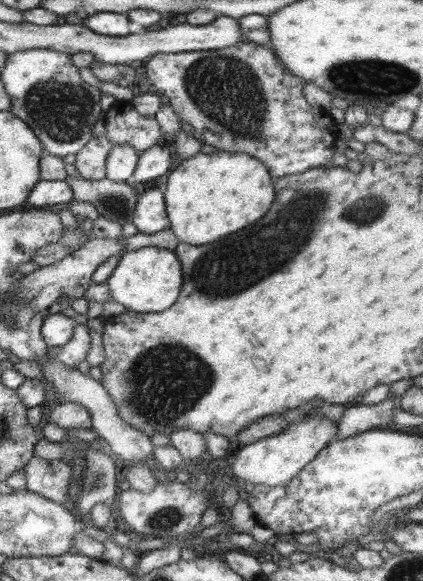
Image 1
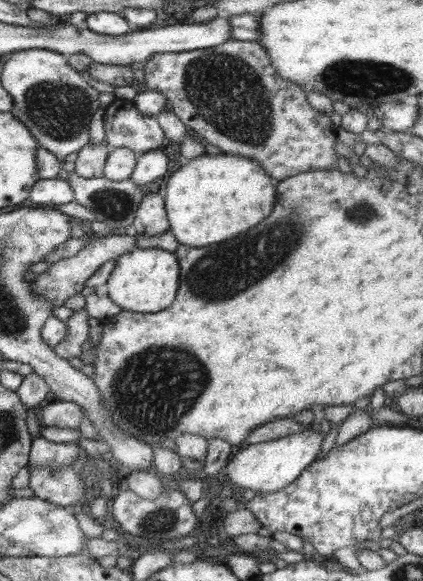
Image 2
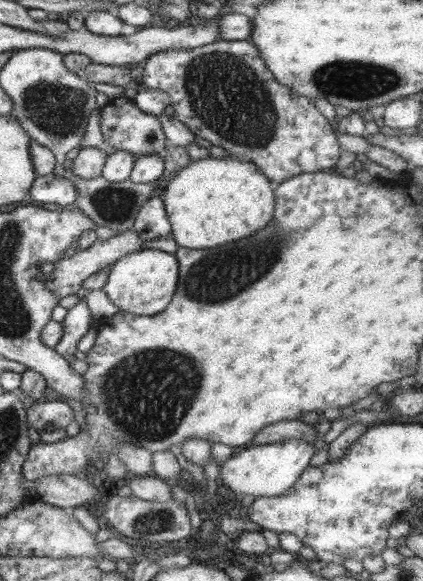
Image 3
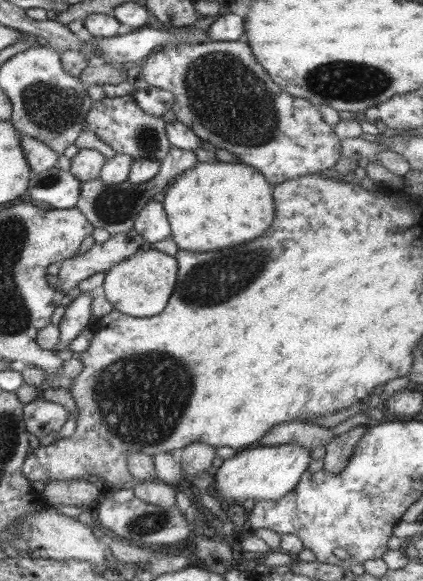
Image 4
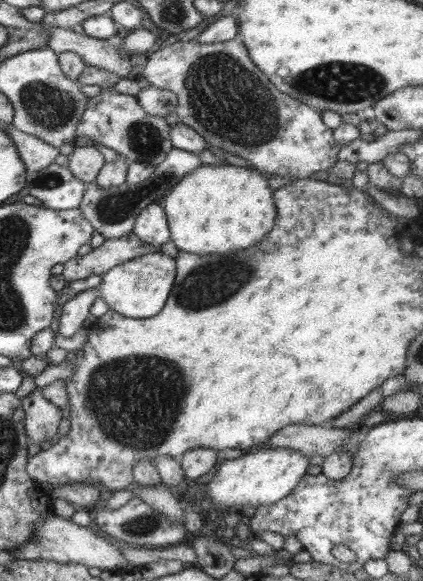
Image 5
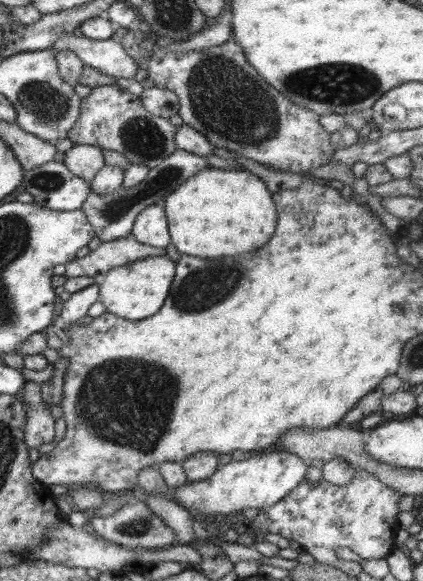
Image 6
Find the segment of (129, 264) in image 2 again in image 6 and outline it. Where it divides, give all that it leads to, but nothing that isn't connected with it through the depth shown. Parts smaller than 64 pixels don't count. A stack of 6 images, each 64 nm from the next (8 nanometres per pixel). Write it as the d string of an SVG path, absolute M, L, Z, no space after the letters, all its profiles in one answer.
M168 256L147 257L134 263L112 268L105 276L99 279L100 301L106 307L106 313L122 319L138 321L158 313L165 304L166 297L175 278L176 263Z

